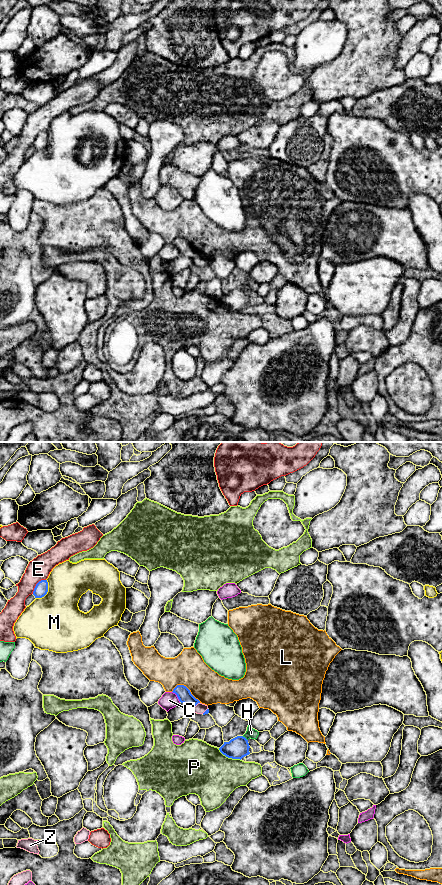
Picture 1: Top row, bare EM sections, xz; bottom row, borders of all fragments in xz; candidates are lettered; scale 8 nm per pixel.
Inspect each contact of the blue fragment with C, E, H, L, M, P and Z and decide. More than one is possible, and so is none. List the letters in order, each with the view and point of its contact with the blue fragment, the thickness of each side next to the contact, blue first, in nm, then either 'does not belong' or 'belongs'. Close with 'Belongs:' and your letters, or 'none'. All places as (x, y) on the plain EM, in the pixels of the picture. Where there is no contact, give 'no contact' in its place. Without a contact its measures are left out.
C: contact xz (177, 248); calibres 120 and 140 nm; does not belong
E: contact xz (36, 136); calibres 110 and 180 nm; does not belong
H: contact xz (245, 290); calibres 170 and 80 nm; does not belong
L: contact xz (186, 239); calibres 120 and 280 nm; does not belong
M: contact xz (47, 143); calibres 110 and 440 nm; does not belong
P: contact xz (229, 309); calibres 170 and 420 nm; does not belong
Z: contact xz (196, 256); calibres 120 and 90 nm; belongs
Belongs: Z

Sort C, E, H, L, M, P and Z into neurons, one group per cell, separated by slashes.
C / E / H / L / M / P / Z

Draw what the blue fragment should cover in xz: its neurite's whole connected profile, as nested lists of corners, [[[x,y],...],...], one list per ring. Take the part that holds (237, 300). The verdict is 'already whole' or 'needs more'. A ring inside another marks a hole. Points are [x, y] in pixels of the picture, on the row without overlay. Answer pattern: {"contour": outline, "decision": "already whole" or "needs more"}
{"contour": [[[237,288],[219,300],[220,304],[228,310],[242,311],[250,306],[248,292],[243,288]]], "decision": "already whole"}

